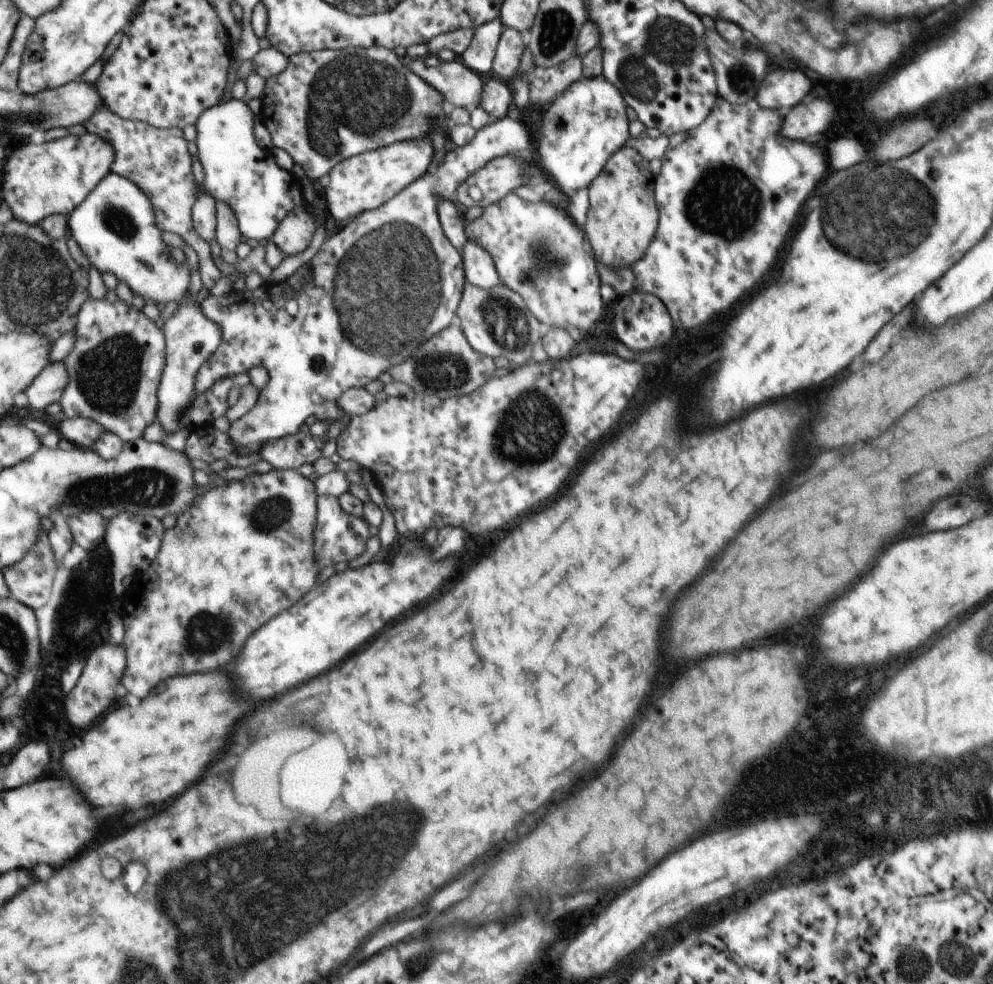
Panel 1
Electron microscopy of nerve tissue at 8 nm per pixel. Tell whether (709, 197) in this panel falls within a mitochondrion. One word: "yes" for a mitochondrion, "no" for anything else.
yes

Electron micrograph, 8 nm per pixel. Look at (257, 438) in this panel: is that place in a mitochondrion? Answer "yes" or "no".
no

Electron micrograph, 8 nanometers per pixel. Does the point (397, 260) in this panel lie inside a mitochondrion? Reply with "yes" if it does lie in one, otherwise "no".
yes

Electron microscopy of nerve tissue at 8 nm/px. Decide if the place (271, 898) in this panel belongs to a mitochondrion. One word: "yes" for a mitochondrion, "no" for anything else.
yes

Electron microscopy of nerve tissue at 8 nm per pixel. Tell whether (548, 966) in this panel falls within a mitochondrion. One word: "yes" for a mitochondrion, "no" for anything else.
no

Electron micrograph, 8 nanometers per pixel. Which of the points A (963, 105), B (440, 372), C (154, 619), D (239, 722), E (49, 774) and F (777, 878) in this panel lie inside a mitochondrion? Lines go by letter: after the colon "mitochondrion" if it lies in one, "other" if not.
A: other
B: mitochondrion
C: other
D: other
E: other
F: other

